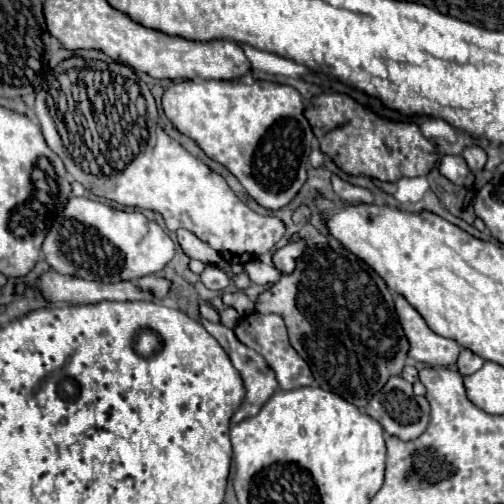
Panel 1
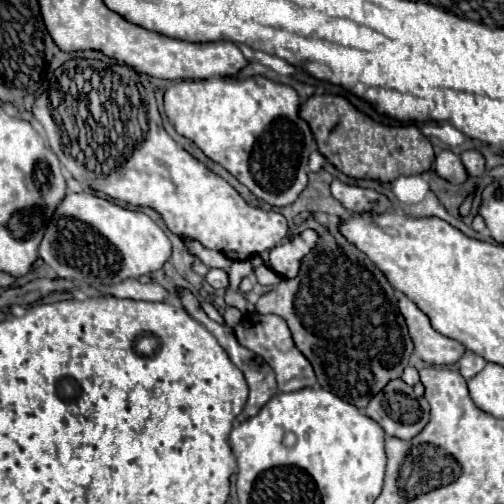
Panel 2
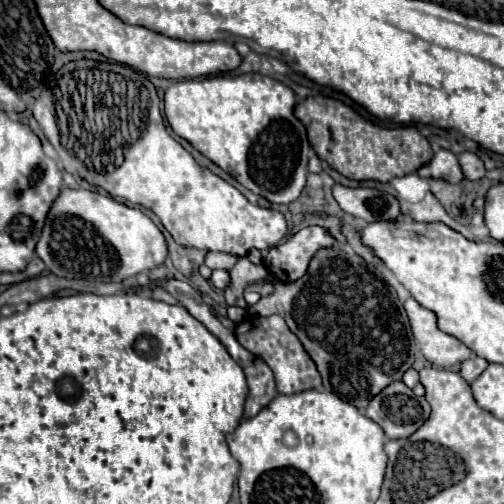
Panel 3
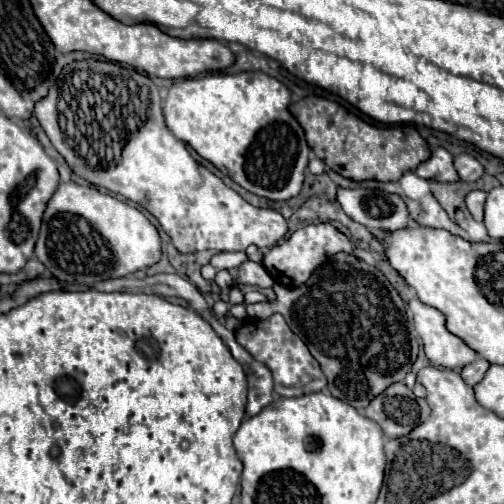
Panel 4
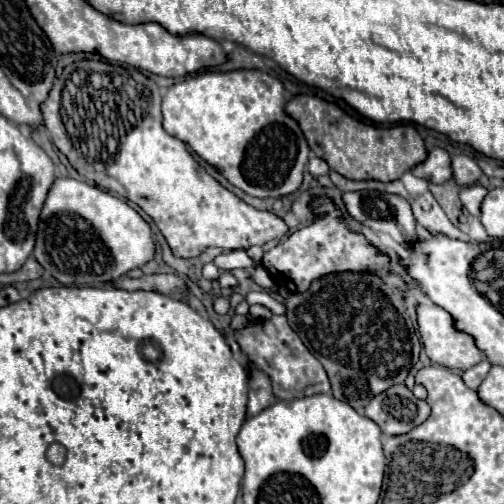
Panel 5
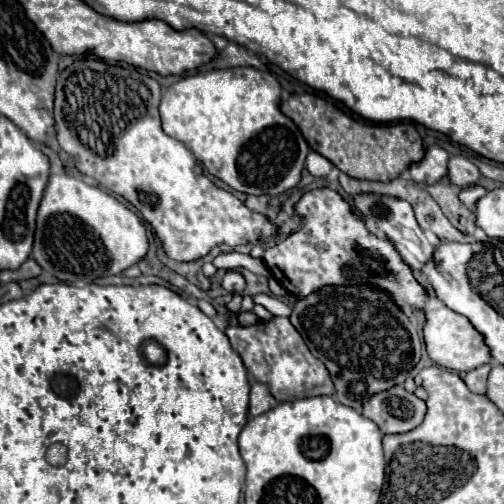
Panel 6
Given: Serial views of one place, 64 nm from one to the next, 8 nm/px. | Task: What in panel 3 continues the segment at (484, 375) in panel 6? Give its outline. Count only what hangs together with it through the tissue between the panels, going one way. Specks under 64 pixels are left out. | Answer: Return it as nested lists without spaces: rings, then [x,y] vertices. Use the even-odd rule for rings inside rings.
[[[472,356],[472,358],[468,358],[468,360],[462,362],[460,374],[462,374],[462,378],[464,378],[468,384],[472,384],[472,382],[474,382],[486,368],[488,368],[488,362],[486,362],[484,358],[480,358],[480,356]]]

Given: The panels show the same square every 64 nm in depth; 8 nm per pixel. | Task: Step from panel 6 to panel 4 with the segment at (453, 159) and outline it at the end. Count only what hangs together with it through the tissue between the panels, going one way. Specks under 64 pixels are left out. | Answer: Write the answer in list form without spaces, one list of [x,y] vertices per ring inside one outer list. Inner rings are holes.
[[[458,154],[454,158],[454,166],[456,166],[456,172],[462,182],[476,182],[484,174],[482,164],[470,154]]]

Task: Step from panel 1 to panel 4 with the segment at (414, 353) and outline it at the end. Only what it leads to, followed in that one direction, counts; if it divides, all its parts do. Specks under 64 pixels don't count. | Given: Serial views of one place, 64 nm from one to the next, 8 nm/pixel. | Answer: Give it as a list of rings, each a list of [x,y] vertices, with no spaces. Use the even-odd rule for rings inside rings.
[[[412,298],[408,306],[414,314],[416,332],[422,338],[424,352],[434,366],[456,370],[456,368],[464,368],[466,364],[478,358],[478,354],[472,348],[468,348],[464,340],[448,332],[444,314],[438,308],[432,308],[420,302],[418,298]]]

